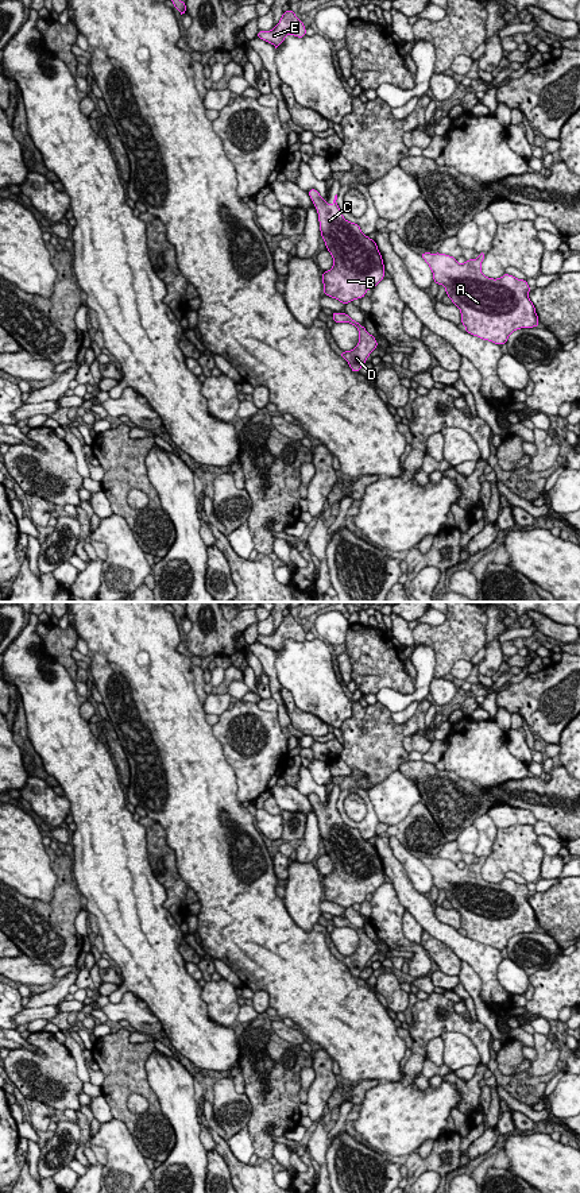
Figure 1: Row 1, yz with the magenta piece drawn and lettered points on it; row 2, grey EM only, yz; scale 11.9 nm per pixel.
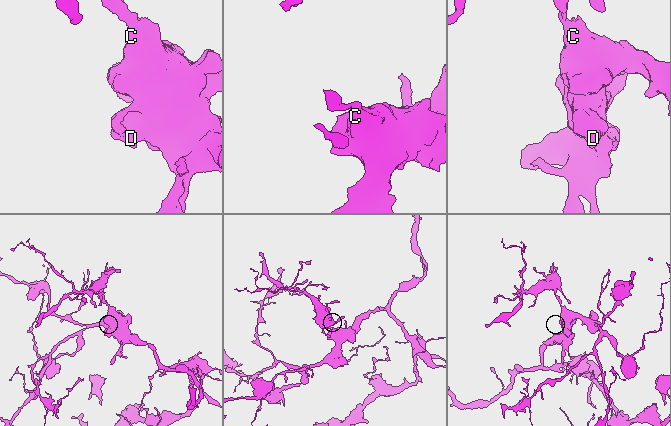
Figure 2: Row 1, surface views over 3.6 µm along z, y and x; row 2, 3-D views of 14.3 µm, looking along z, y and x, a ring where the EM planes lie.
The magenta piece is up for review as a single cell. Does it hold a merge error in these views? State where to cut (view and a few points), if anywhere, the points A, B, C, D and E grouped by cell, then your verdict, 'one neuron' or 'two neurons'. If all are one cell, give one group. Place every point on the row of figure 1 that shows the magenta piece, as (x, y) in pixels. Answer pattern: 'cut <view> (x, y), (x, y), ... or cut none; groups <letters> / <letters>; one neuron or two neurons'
cut none; groups A B C D E; one neuron

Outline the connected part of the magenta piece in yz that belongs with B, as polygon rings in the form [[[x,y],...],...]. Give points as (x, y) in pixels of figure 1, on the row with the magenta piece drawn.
[[[310,189],[308,193],[318,213],[321,238],[335,263],[330,270],[322,273],[324,294],[345,305],[356,298],[363,298],[368,289],[374,289],[384,278],[384,265],[375,240],[366,236],[359,224],[344,219],[336,201],[337,194],[333,204],[329,205],[317,189]]]

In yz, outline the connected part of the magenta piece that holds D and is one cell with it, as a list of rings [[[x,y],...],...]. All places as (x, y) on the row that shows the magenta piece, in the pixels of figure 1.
[[[333,312],[332,316],[335,323],[349,323],[359,331],[359,344],[352,351],[344,351],[340,354],[340,356],[348,362],[351,370],[359,372],[370,354],[378,348],[378,341],[363,325],[352,320],[347,313]]]

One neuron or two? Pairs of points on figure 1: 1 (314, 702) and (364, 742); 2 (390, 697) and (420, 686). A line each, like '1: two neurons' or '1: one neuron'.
1: two neurons
2: one neuron

